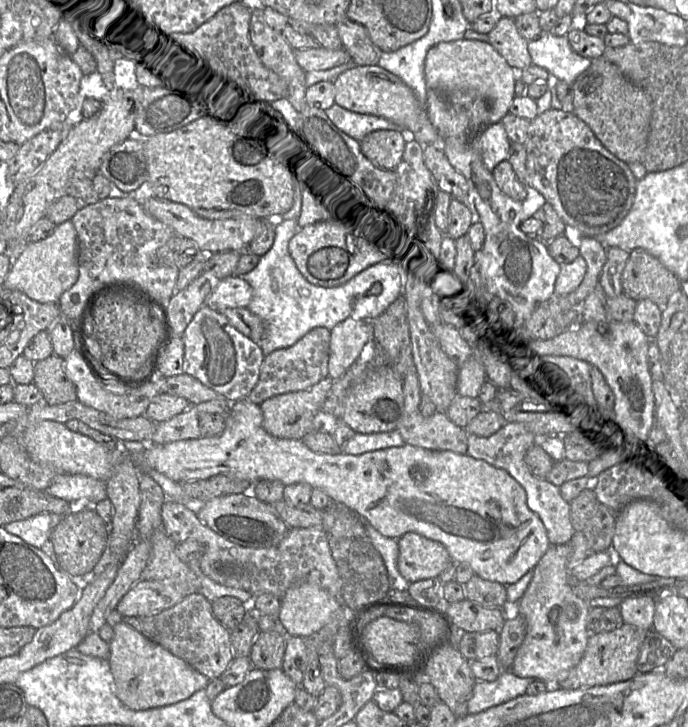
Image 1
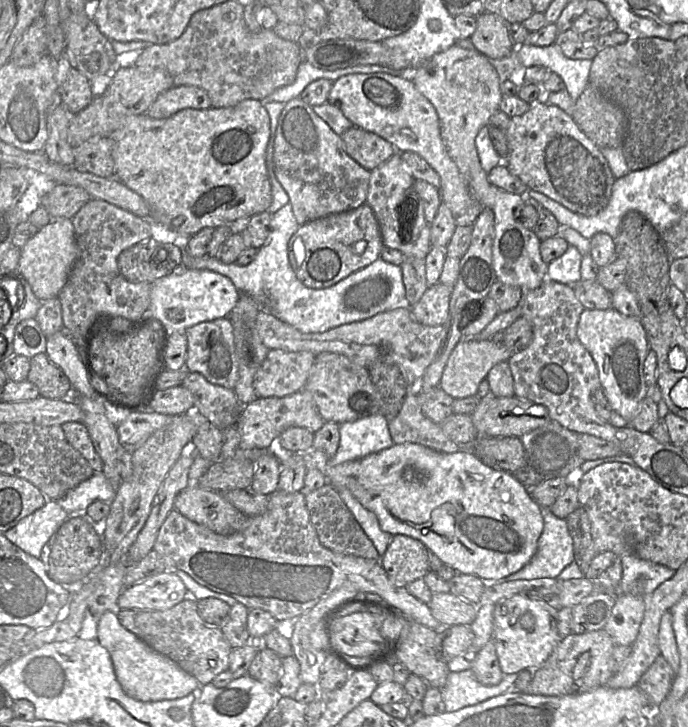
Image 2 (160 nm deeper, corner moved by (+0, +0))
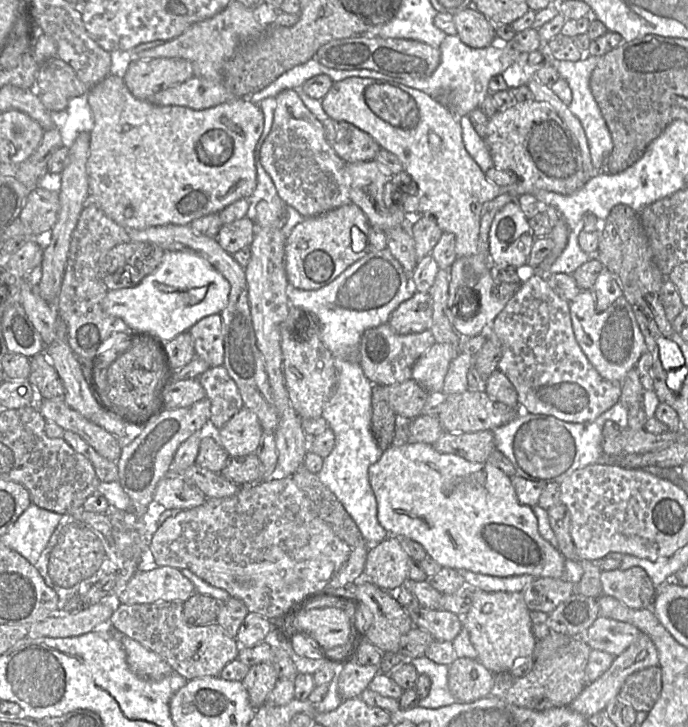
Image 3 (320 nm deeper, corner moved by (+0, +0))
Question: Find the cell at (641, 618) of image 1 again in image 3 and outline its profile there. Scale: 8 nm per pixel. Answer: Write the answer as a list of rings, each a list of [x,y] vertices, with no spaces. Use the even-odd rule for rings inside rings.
[[[599,616],[581,637],[592,650],[604,651],[616,657],[623,653],[639,634],[639,629],[629,623]]]

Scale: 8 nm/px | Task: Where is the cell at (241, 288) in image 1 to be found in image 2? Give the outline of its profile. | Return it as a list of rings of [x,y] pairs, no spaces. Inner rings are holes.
[[[182,267],[152,283],[150,305],[142,318],[162,322],[170,333],[185,332],[196,324],[228,317],[240,295],[232,280],[220,273]]]

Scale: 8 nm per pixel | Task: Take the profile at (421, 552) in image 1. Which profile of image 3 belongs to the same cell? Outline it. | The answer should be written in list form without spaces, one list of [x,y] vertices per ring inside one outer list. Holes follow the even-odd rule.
[[[388,536],[368,551],[363,579],[387,592],[395,593],[409,580],[410,559],[399,538]]]

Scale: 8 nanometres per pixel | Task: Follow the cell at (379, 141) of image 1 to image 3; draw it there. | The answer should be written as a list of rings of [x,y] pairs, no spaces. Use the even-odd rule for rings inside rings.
[[[329,118],[322,124],[328,143],[346,163],[372,161],[381,149],[370,135],[348,122]]]

